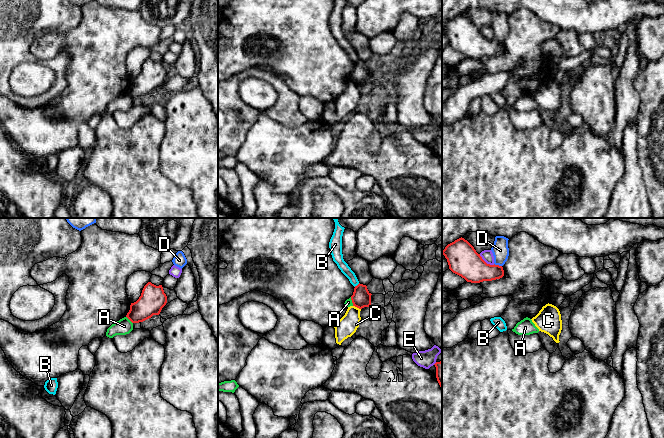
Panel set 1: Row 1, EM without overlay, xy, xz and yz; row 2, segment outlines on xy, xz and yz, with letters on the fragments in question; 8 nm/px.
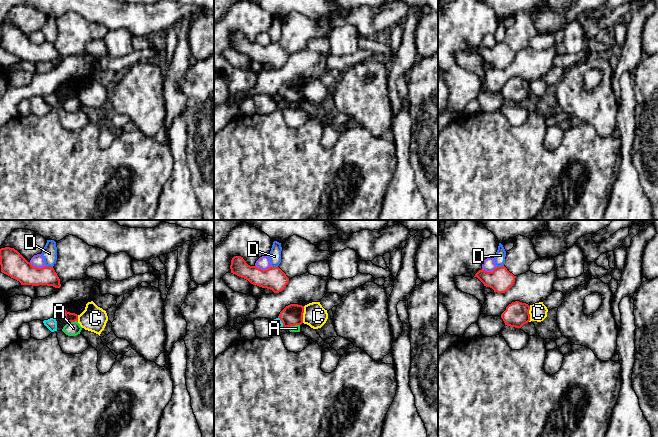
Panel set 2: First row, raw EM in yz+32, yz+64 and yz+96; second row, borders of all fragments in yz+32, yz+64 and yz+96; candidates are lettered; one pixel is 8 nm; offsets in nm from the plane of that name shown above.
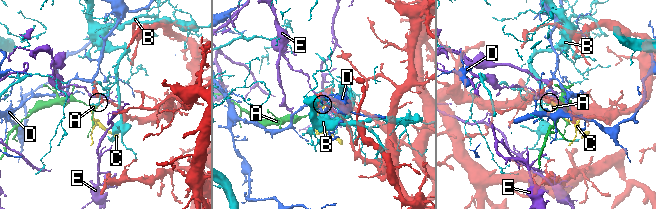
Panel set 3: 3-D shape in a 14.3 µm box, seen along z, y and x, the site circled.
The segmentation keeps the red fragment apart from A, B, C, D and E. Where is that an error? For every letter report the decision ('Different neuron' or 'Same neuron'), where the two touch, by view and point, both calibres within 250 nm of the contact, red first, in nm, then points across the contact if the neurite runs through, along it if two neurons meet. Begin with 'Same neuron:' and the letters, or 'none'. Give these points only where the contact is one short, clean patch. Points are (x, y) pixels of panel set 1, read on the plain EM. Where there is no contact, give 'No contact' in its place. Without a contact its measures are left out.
Same neuron: none
A: Different neuron. Touches red at xy (129, 95). Thickness 200 nm (red) against 130 nm. Boundary: xy (126, 92), (132, 99)
B: Different neuron. Touches red at xz (357, 61). Thickness 150 nm (red) against 80 nm. Boundary: xz (359, 59), (354, 62)
C: Different neuron. Touches red at xz (357, 83). Thickness 150 nm (red) against 160 nm. Boundary: xz (353, 81), (360, 85)
D: Different neuron. Touches red at yz (498, 41). Thickness 240 nm (red) against 140 nm
E: Different neuron. Touches red at yz (485, 38). Thickness 260 nm (red) against 90 nm

